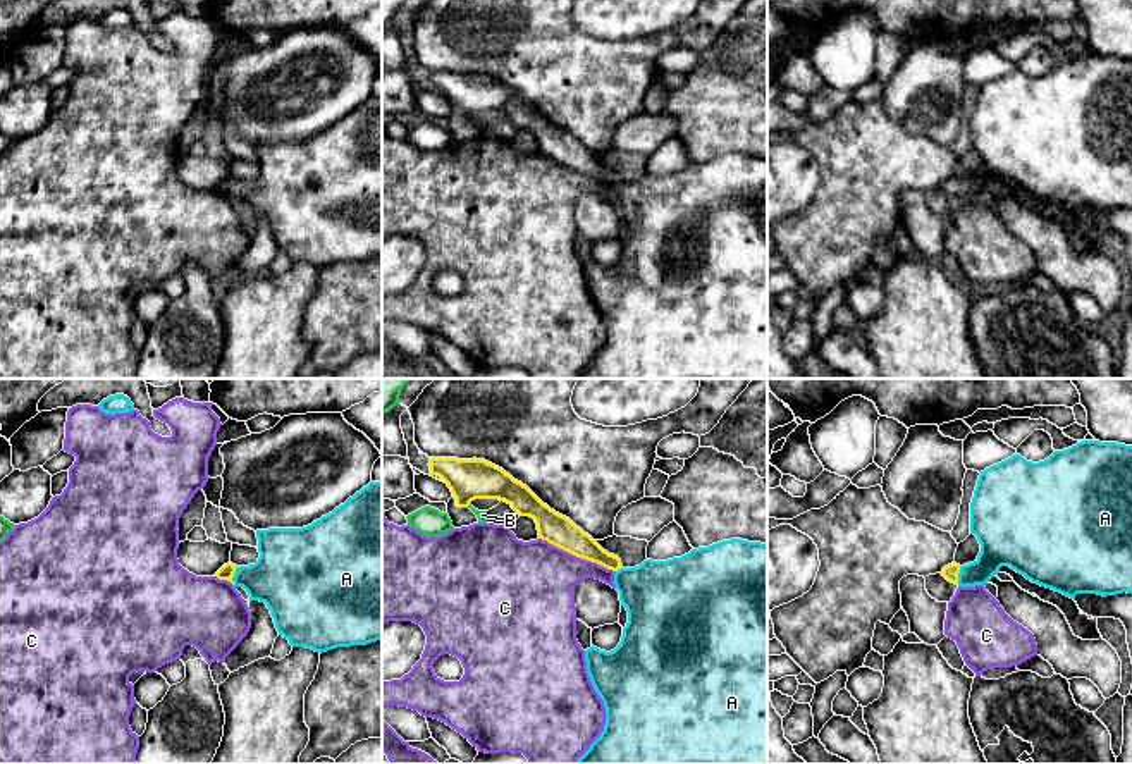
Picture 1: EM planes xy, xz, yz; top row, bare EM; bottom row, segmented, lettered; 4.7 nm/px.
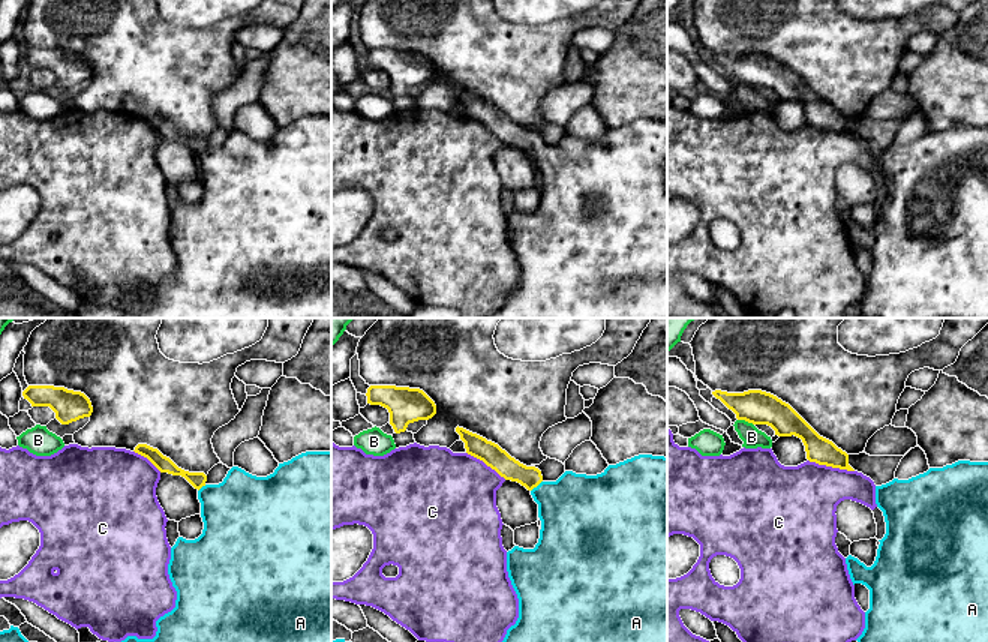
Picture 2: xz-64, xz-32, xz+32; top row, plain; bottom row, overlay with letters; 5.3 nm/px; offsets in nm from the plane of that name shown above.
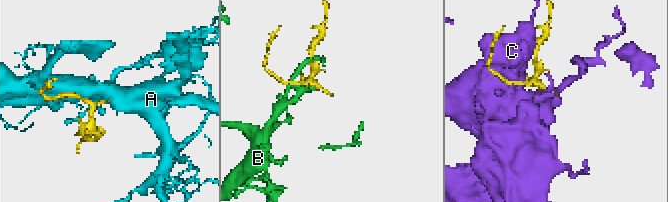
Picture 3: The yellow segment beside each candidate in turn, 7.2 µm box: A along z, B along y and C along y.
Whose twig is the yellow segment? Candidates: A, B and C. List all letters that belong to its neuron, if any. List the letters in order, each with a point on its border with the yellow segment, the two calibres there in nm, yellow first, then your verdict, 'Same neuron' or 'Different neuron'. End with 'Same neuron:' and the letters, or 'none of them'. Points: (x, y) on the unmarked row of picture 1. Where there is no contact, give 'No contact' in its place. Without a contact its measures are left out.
A: Touches yellow at xy (233, 190). Thickness 70 nm (yellow) against 320 nm. Same neuron
B: Touches yellow at xz (468, 119). Thickness 190 nm (yellow) against 50 nm. Different neuron
C: Touches yellow at xz (577, 171). Thickness 140 nm (yellow) against 400 nm. Different neuron
Same neuron: A

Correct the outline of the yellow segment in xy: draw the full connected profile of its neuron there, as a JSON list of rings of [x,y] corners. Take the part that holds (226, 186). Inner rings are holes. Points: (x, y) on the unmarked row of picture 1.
[[[370,96],[332,127],[303,143],[256,145],[260,172],[255,179],[224,179],[215,191],[243,201],[251,215],[265,217],[279,250],[292,262],[327,267],[382,255],[382,96]]]

